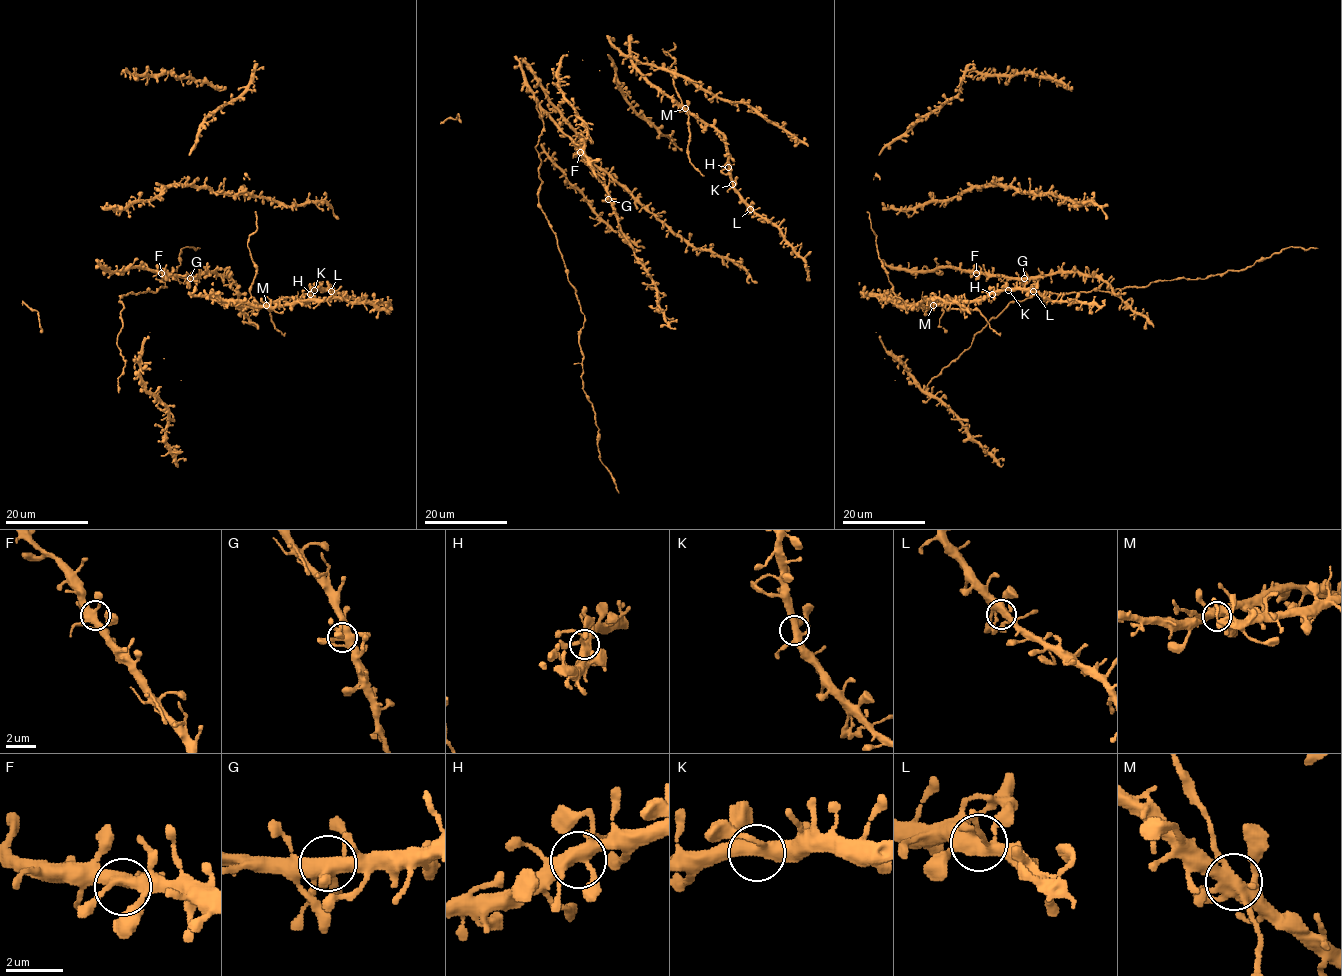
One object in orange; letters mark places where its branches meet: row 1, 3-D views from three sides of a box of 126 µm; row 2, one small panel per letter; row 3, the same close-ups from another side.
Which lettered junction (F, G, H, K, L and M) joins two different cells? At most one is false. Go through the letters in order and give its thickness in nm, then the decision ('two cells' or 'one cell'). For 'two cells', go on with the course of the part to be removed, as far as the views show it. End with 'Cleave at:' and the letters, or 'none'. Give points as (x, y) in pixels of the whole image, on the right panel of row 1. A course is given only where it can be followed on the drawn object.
F: calibre 400 nm; one cell
G: calibre 440 nm; one cell
H: calibre 400 nm; one cell
K: calibre 400 nm; one cell
L: calibre 440 nm; one cell
M: calibre 440 nm; two cells; course (933, 305), (905, 303), (894, 293), (878, 257), (867, 211)
Cleave at: M

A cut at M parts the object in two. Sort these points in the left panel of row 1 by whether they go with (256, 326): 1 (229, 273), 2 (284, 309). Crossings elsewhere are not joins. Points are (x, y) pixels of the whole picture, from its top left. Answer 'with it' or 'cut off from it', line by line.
1: with it
2: with it

